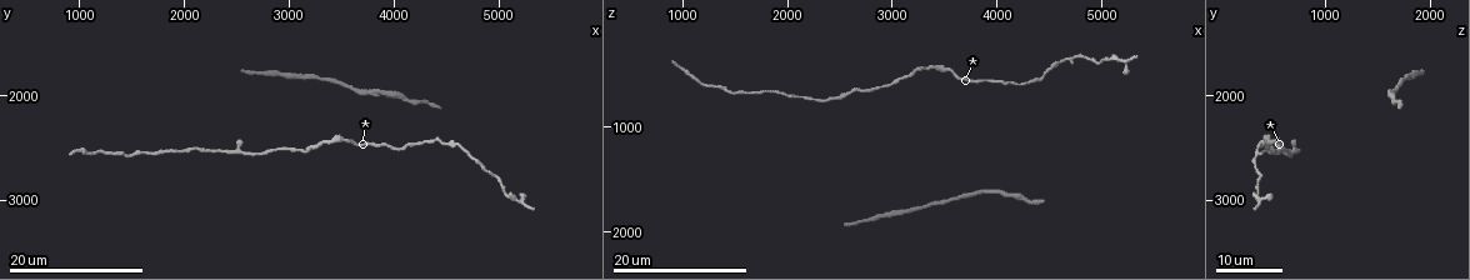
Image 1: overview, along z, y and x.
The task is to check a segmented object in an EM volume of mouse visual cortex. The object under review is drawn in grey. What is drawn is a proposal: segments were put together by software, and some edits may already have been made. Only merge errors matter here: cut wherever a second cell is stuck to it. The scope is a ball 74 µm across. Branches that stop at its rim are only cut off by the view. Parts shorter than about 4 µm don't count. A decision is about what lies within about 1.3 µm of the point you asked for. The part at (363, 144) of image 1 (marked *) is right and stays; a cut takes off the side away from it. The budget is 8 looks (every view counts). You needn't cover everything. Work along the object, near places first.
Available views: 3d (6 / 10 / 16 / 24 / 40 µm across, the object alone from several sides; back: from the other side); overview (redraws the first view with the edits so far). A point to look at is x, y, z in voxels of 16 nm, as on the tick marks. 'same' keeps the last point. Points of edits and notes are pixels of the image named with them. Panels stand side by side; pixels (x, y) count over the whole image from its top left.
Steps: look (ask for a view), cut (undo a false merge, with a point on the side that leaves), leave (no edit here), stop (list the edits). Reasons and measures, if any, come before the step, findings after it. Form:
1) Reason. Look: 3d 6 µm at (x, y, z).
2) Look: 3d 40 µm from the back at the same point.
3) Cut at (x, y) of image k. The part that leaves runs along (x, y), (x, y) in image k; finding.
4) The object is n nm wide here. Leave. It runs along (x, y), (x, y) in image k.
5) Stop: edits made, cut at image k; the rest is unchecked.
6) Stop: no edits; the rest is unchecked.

Thick turns thin. Look: 3d 16 µm at (3020, 2520, 600).

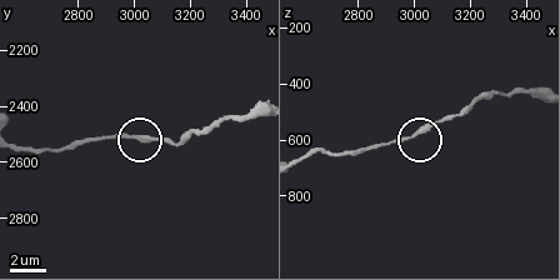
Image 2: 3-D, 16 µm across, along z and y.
Look: 3d 6 µm at (3010, 2510, 580).

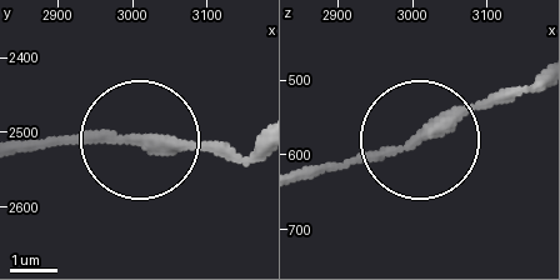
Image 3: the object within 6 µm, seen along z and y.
Leave. One cell here.

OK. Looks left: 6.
Calibre changes. Look: 3d 16 µm at (3240, 2480, 460).

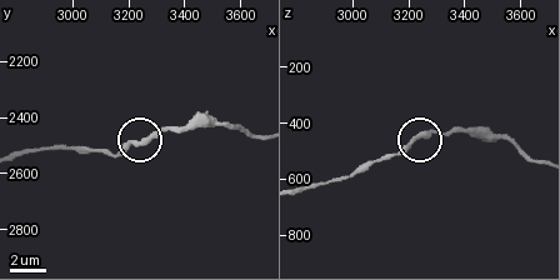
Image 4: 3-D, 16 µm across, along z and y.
Look: 3d 10 µm at (3260, 2480, 450).

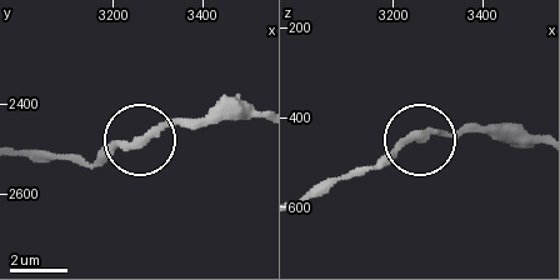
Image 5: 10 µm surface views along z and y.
Leave. One cell here.

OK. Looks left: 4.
Look: 3d 16 µm at (4180, 2480, 560).

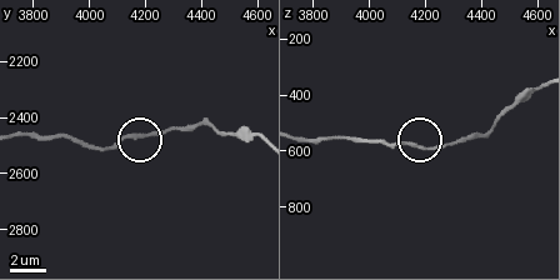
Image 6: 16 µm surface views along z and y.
Look: 3d 10 µm at (4150, 2470, 580).

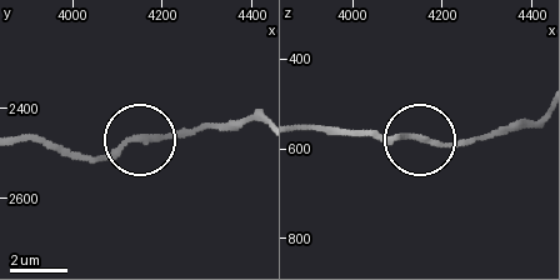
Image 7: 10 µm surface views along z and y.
The side arm is 27 µm long. Leave. All the same cell.

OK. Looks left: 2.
Three arms meet. Look: 3d 24 µm at (4720, 2580, 320).

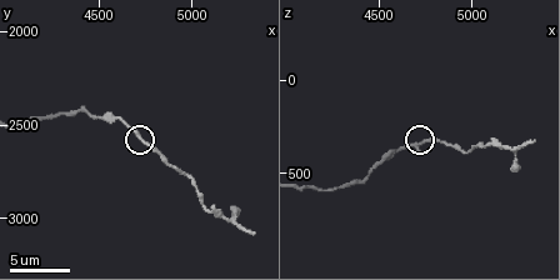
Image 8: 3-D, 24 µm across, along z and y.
Look: 3d 10 µm at (4740, 2600, 340).

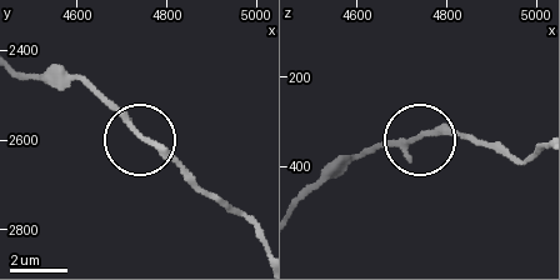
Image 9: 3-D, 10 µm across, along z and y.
The object is 160 nm wide here. Leave. It runs along (305, 200), (376, 148), (420, 136), (474, 136) in image 9; one cell here.

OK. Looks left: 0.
Stop: no edits; the rest is unchecked.

